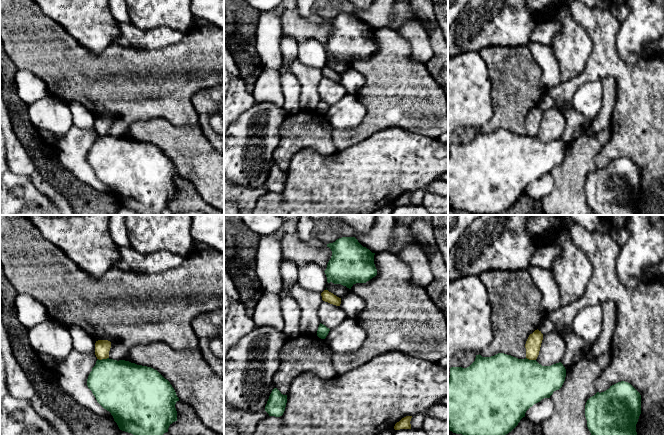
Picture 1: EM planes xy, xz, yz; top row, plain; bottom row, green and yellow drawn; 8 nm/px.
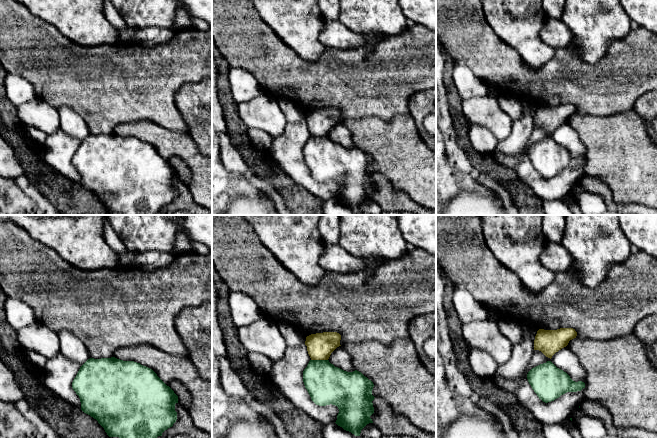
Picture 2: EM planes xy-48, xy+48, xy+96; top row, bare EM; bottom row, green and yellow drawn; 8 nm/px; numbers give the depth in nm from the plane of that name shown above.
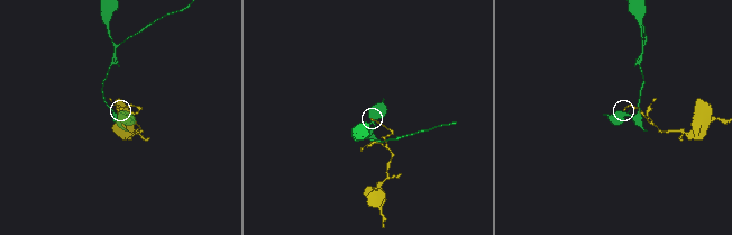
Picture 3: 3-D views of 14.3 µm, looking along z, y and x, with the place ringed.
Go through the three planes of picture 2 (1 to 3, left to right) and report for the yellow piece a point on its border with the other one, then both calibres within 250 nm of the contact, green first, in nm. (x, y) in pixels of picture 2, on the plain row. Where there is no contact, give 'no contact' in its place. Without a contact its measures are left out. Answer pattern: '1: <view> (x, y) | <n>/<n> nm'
1: no contact
2: xy+48 (319, 136) | 320/200 nm
3: no contact

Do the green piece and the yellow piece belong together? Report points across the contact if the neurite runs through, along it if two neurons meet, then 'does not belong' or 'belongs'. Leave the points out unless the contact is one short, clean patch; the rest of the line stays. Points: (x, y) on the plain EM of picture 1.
border along xy (108, 133), (98, 135); does not belong

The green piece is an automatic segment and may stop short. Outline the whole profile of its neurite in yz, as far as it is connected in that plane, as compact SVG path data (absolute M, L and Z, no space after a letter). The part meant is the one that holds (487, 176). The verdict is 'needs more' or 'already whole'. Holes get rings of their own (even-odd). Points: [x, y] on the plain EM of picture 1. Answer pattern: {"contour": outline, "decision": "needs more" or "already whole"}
{"contour": "M498 129L491 133L476 131L475 137L467 144L451 143L448 155L448 205L474 215L498 215L511 208L525 193L526 187L544 174L550 174L559 166L566 153L566 145L561 138L542 142L536 136L518 135Z", "decision": "already whole"}

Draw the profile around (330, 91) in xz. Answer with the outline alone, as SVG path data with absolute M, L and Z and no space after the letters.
M323 77L318 85L318 93L321 100L332 106L339 102L347 91L339 82Z

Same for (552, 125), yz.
M557 108L543 111L539 131L536 137L542 142L559 139L565 129L565 119Z

